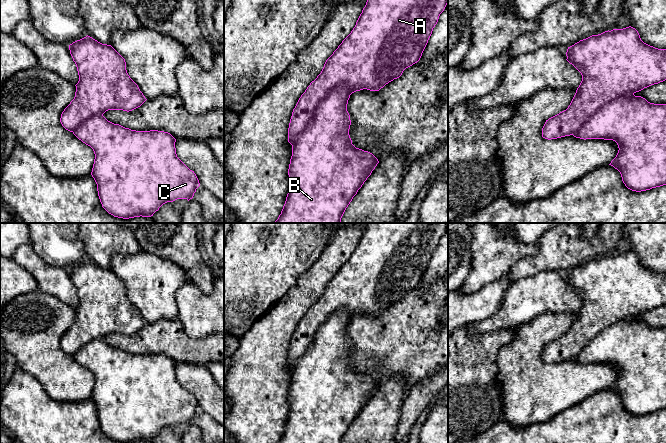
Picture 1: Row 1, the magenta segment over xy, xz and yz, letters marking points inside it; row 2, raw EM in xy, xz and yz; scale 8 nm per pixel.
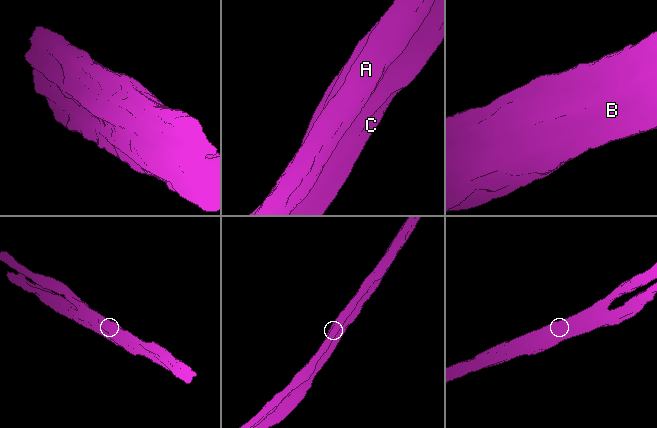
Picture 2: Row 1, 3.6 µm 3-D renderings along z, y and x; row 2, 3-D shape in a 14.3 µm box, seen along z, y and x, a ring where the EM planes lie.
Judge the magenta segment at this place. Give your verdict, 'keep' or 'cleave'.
cleave

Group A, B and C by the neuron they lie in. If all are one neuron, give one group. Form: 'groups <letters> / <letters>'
groups A / B C

